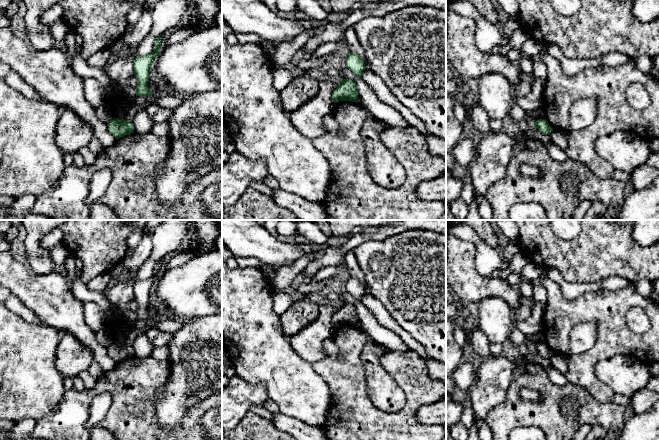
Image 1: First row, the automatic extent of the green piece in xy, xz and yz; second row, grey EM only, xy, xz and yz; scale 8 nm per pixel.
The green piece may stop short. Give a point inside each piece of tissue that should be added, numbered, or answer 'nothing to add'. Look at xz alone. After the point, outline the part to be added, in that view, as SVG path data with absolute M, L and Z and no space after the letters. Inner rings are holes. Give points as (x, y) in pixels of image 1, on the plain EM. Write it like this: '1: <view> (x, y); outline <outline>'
nothing to add

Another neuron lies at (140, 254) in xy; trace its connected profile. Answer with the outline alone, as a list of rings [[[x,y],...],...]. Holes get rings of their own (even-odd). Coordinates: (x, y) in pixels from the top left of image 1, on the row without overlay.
[[[146,229],[142,240],[138,246],[133,249],[130,256],[126,255],[120,264],[125,268],[125,274],[132,276],[142,266],[142,264],[148,259],[153,249],[153,243],[150,238],[150,230]]]

